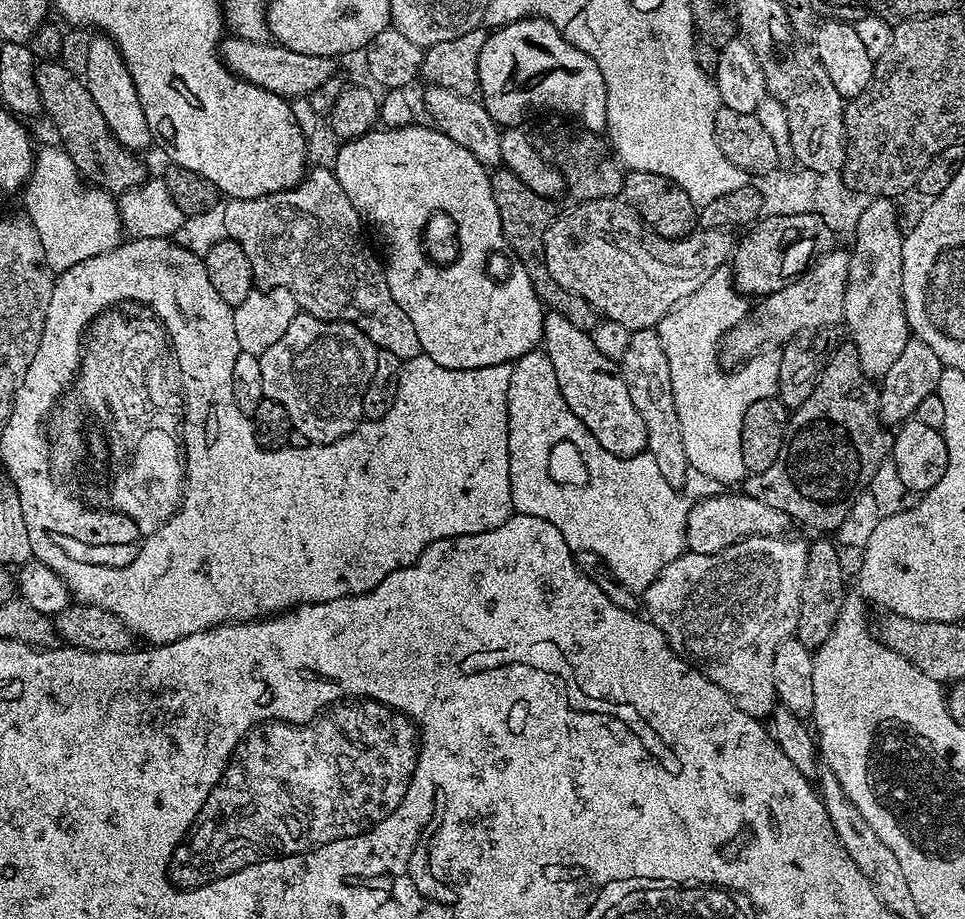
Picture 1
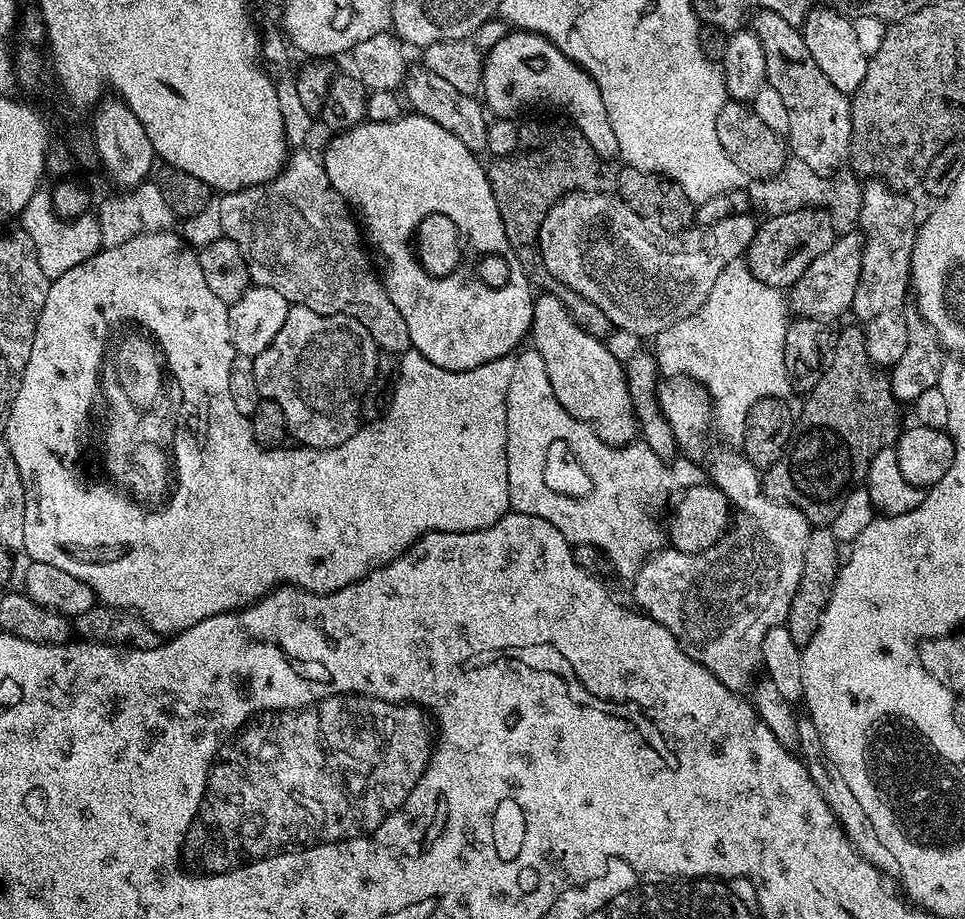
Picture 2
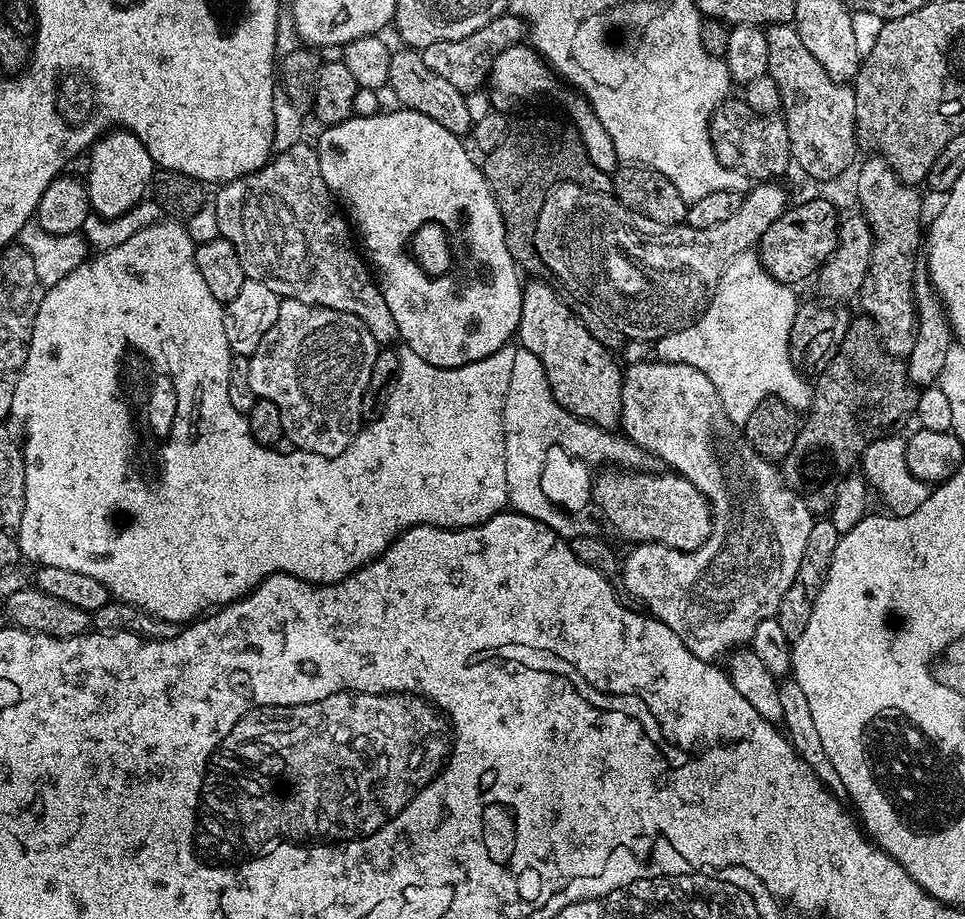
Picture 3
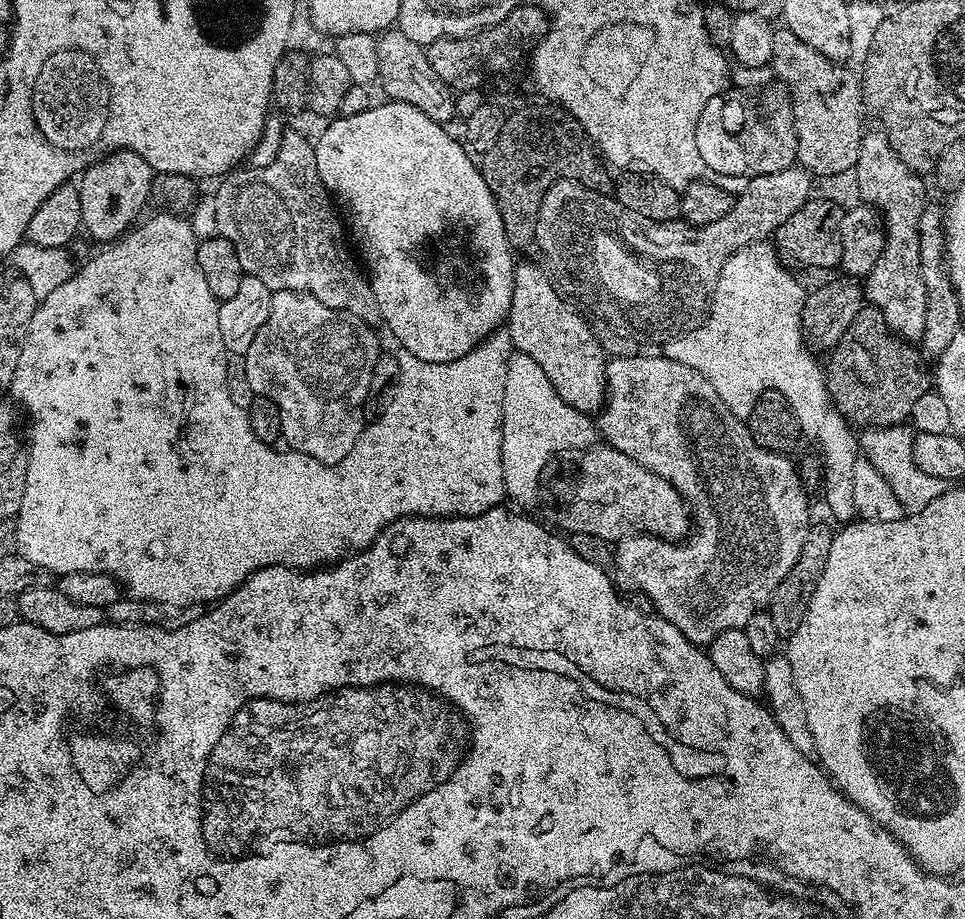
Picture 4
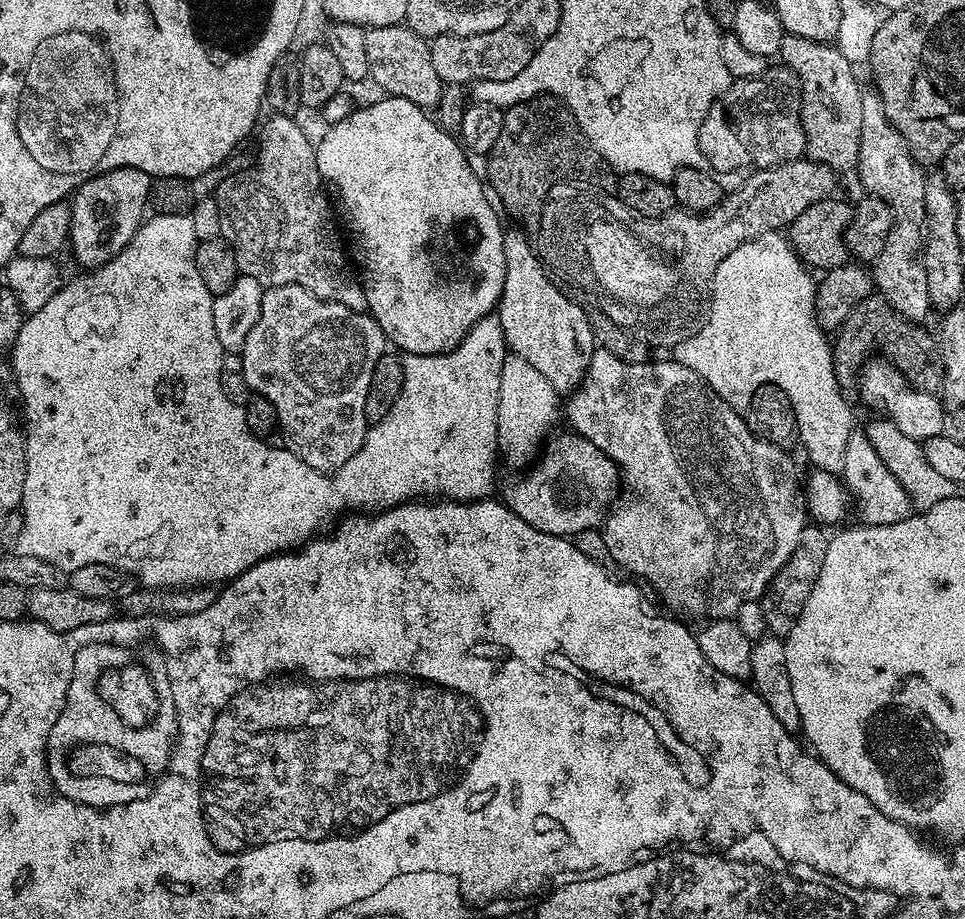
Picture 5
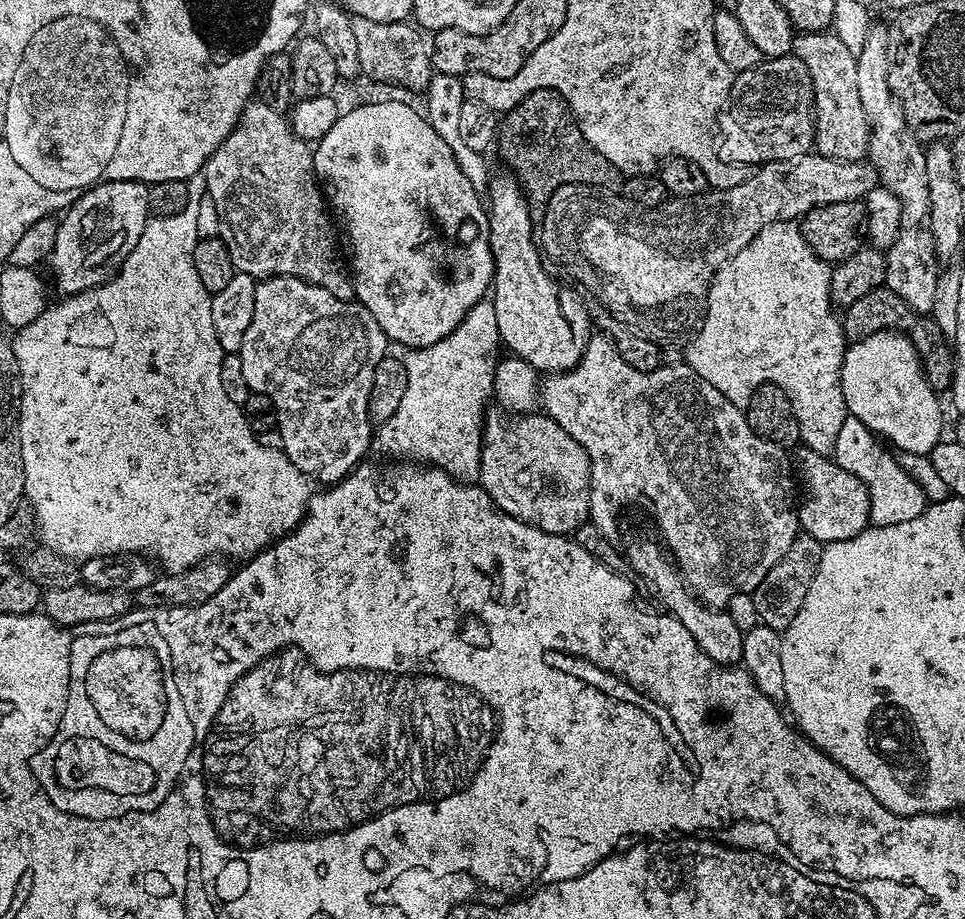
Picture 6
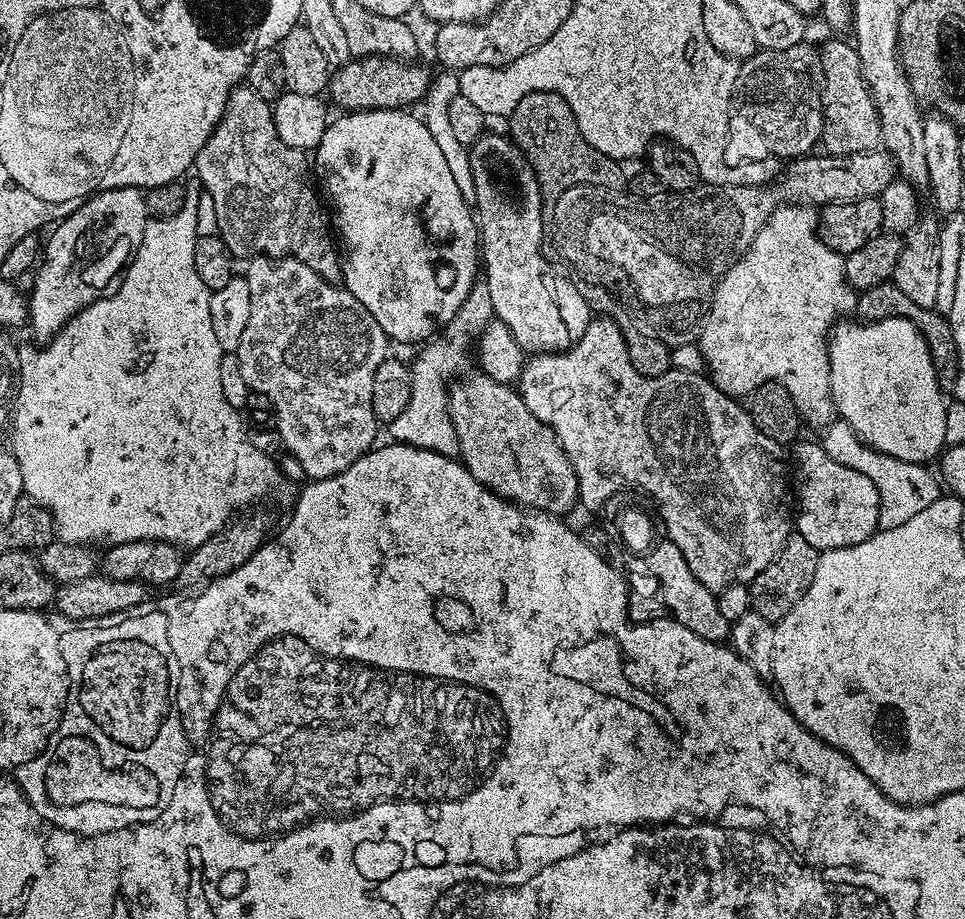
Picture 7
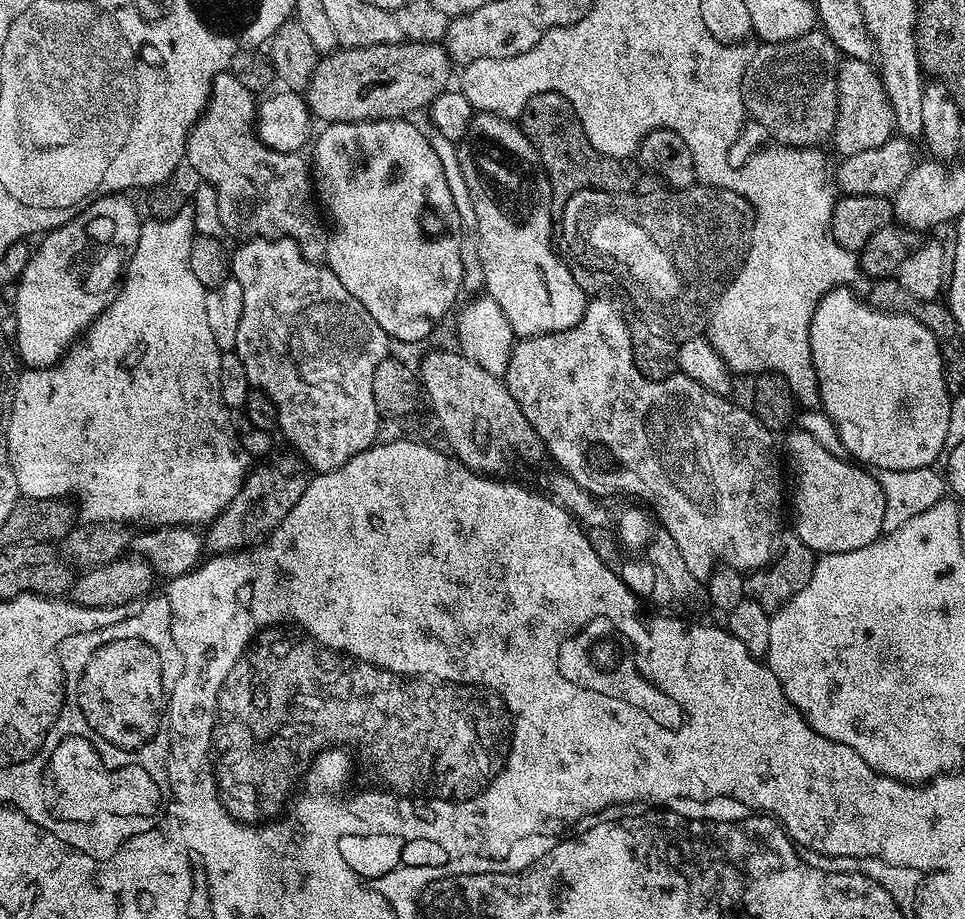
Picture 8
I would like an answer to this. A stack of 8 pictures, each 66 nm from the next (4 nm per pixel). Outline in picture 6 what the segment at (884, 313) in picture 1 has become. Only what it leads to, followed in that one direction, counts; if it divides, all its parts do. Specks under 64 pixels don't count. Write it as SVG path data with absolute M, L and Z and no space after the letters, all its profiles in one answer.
M880 22L873 23L866 34L866 42L856 58L858 66L858 94L862 97L862 110L866 110L868 119L868 155L867 159L874 166L876 179L902 206L902 222L894 242L886 249L886 278L884 287L894 290L902 302L917 314L931 313L934 298L938 290L940 272L936 263L936 243L930 228L930 182L926 182L926 148L925 145L912 133L912 128L902 114L902 106L898 98L890 90L888 81L888 30Z

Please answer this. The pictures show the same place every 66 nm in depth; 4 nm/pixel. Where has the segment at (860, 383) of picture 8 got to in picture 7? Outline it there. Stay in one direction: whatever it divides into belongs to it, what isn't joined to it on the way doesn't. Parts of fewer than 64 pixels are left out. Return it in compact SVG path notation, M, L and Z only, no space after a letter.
M901 316L894 318L886 318L885 320L874 320L868 322L855 322L856 324L844 324L840 322L831 329L830 335L826 341L828 350L828 361L830 362L830 390L832 391L833 406L835 408L835 415L841 420L845 420L850 424L850 427L858 439L864 444L868 444L876 451L881 451L882 454L893 455L894 458L904 459L906 463L916 463L927 465L929 462L935 461L937 457L943 453L946 445L944 439L946 438L946 410L948 404L944 396L946 396L945 389L940 387L938 378L936 377L936 367L932 361L932 351L928 345L924 343L919 335L911 334L912 336L900 336L893 344L876 344L872 348L872 328L876 332L909 332L913 331L912 324L909 320L903 320Z

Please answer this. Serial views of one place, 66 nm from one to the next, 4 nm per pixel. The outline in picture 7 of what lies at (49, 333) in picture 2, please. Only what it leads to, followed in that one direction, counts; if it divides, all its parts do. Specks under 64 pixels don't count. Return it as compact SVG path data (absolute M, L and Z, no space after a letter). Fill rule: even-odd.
M189 187L184 193L184 205L182 210L178 210L178 214L149 219L142 234L142 242L133 252L122 273L122 279L111 294L101 296L89 308L83 308L78 314L71 316L56 331L51 341L40 346L40 349L35 348L35 343L20 348L20 375L14 389L14 427L10 432L12 453L18 458L18 470L22 470L23 495L35 500L41 508L48 509L48 513L52 515L55 535L67 544L111 546L139 540L161 540L181 549L191 550L224 531L224 527L234 516L232 504L248 504L251 500L260 500L280 480L275 462L264 456L262 449L252 445L245 417L237 408L230 406L230 402L226 402L226 397L222 395L220 367L226 354L218 346L218 337L210 322L212 292L202 282L202 278L198 278L198 270L194 270L194 242L198 235L196 227L200 193L199 187ZM477 285L468 296L463 308L458 310L458 314L454 314L452 321L443 325L439 335L427 341L419 349L421 352L417 354L416 361L411 361L410 364L412 370L410 402L406 410L402 410L402 414L398 414L398 418L394 418L387 425L388 432L392 435L389 437L393 441L409 444L415 448L425 448L431 452L441 452L443 456L455 457L459 453L458 438L454 434L454 426L448 413L450 381L457 374L463 373L465 371L463 368L471 360L473 363L474 345L493 316L487 285Z

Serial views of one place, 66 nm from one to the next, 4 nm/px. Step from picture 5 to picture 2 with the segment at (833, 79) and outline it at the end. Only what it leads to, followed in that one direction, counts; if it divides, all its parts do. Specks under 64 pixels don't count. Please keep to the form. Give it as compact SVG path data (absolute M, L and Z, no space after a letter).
M775 10L764 11L757 11L751 17L750 28L755 32L758 42L762 42L762 50L766 54L766 84L782 96L782 103L789 115L786 140L790 145L791 155L806 162L806 166L810 166L810 170L815 172L831 174L843 169L852 141L852 106L849 97L842 90L838 90L838 86L832 85L830 78L826 78L822 70L818 70L818 62L814 62L814 58L810 58L810 50L806 50L801 29L790 26L790 22L786 22L786 18L782 18Z

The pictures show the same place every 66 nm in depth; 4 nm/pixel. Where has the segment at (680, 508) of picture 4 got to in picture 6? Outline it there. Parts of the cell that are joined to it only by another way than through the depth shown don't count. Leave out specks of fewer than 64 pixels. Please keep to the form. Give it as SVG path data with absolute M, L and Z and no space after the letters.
M500 410L487 413L484 435L480 441L478 483L503 512L555 536L575 533L576 528L589 519L592 462L582 445L570 438L570 434L558 426L553 416L536 410L529 414L505 414Z

